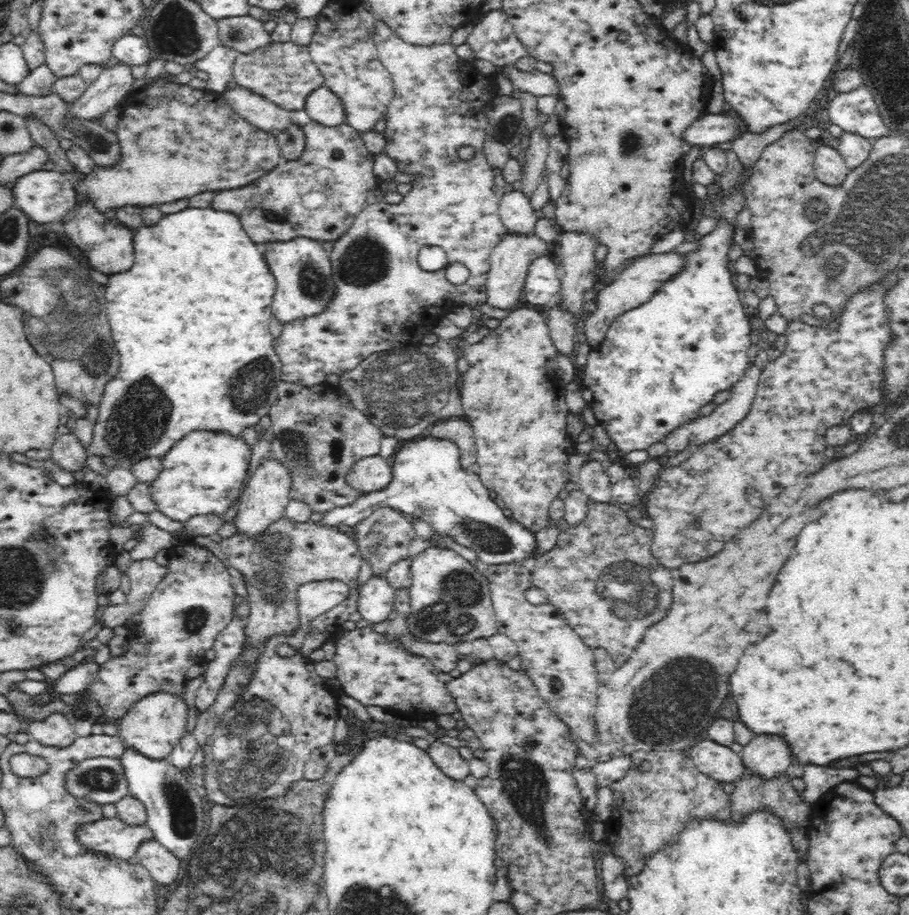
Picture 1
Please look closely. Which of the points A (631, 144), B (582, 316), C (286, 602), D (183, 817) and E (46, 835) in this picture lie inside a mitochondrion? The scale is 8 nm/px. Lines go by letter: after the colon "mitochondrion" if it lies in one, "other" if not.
A: mitochondrion
B: other
C: mitochondrion
D: mitochondrion
E: mitochondrion

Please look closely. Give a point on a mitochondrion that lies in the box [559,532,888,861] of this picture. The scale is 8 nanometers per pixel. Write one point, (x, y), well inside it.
(670, 706)

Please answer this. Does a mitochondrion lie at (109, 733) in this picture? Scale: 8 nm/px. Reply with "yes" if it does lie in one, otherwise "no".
no

